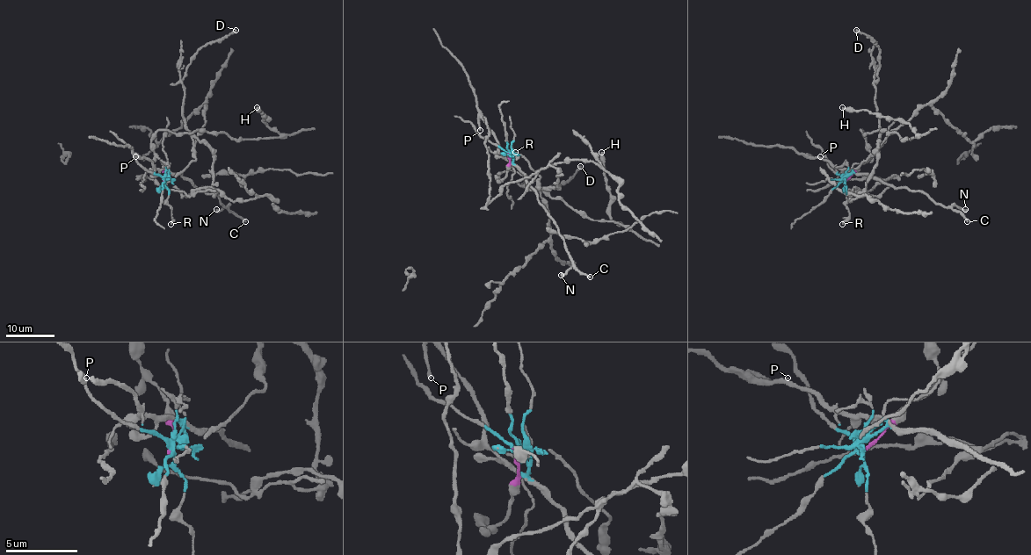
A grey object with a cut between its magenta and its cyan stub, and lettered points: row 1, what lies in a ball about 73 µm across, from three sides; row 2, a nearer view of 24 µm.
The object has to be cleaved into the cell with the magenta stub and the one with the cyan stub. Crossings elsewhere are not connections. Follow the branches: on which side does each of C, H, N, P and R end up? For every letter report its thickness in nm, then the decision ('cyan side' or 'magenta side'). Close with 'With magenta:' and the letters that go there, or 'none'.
C: 240 nm thick; cyan side
H: 280 nm thick; magenta side
N: 360 nm thick; cyan side
P: 150 nm thick; cyan side
R: 280 nm thick; cyan side
With magenta: H

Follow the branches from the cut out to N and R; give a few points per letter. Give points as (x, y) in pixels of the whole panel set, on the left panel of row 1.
N: (163, 181), (169, 173), (178, 173), (198, 188), (212, 191), (225, 207), (228, 205), (219, 211), (215, 210)
R: (163, 181), (169, 191), (171, 224)

